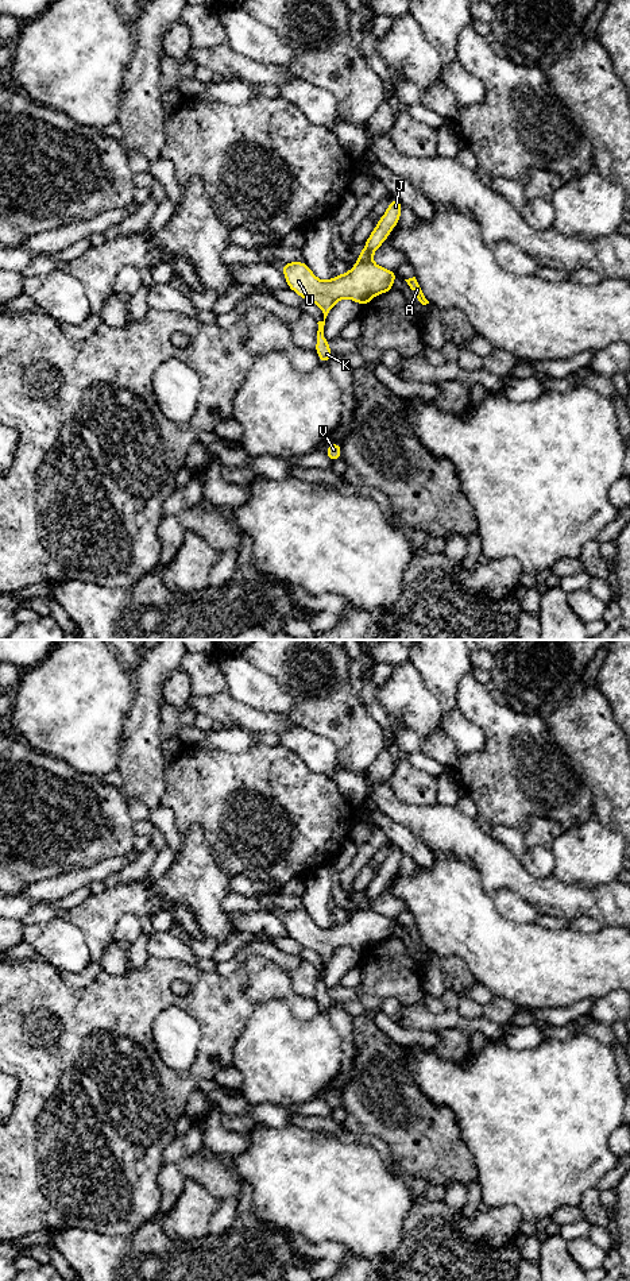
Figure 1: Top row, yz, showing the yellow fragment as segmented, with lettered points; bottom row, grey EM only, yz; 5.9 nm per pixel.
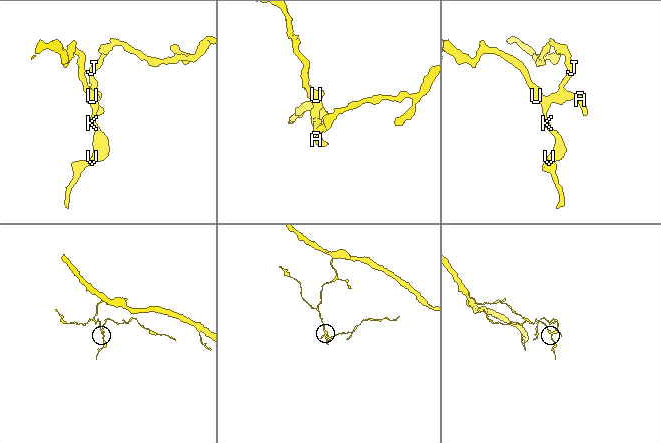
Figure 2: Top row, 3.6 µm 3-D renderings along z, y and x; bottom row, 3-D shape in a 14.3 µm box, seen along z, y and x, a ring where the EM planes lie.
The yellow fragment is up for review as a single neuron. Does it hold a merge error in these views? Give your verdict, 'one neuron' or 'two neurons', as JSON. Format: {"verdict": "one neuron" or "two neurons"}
{"verdict": "two neurons"}

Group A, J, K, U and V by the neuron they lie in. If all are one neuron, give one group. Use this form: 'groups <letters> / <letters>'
groups A K U V / J

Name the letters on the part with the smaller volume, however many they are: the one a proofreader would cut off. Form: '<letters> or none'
J

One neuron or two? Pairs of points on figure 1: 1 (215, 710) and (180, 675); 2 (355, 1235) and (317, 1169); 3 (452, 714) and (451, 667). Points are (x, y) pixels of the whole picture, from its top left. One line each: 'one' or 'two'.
1: two
2: one
3: one

